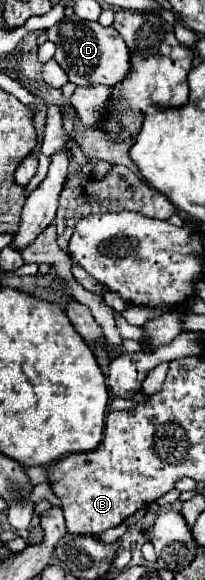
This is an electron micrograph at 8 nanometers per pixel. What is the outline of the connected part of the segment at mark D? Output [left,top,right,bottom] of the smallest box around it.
[47,16,129,86]

